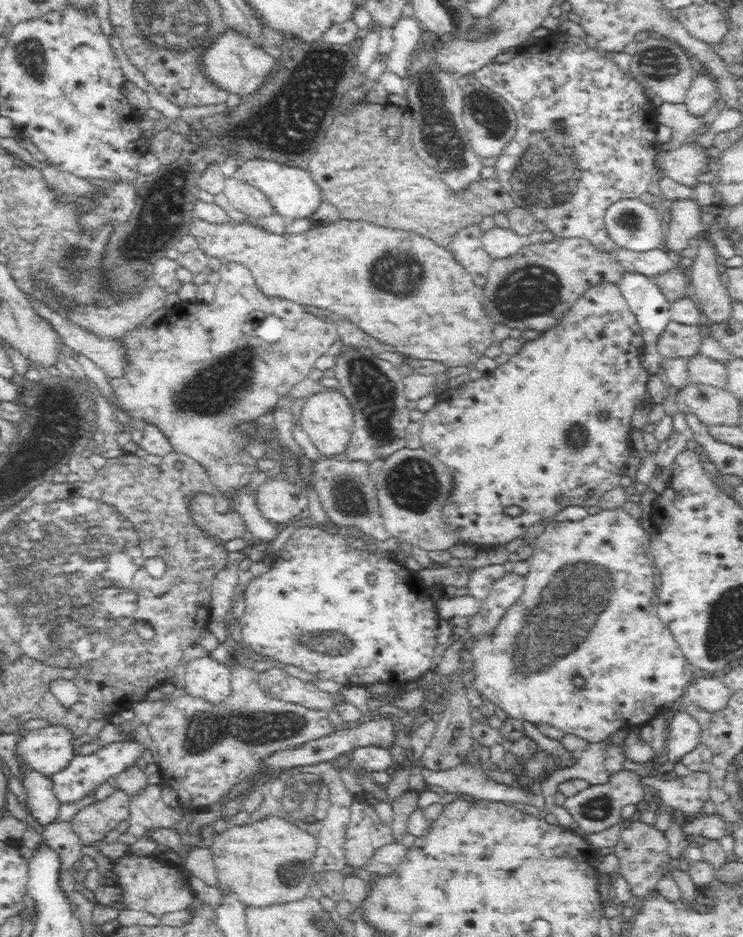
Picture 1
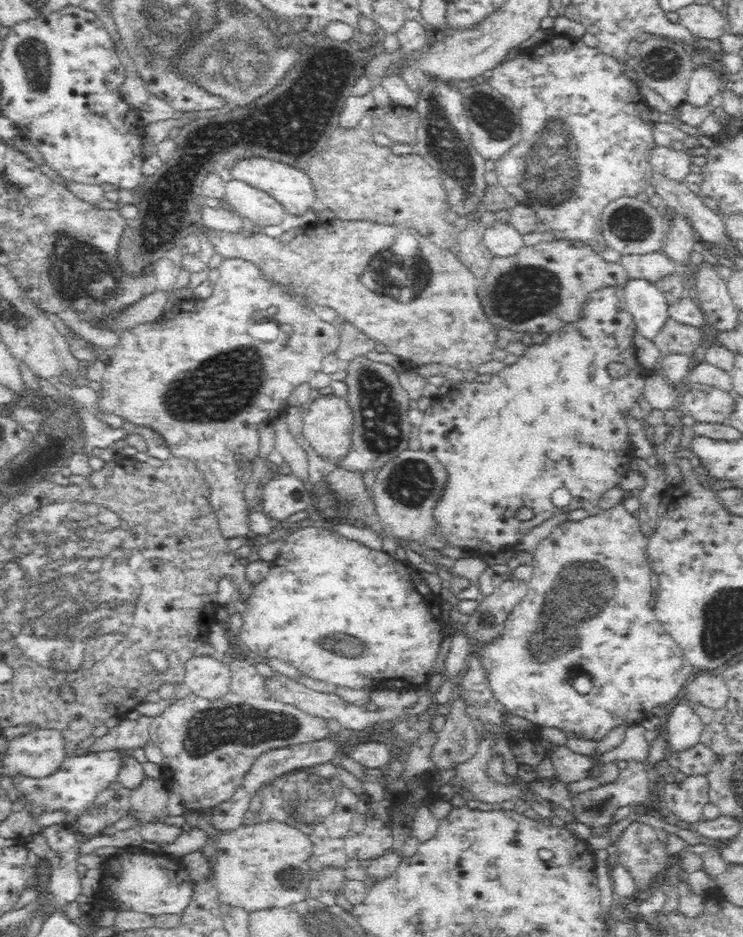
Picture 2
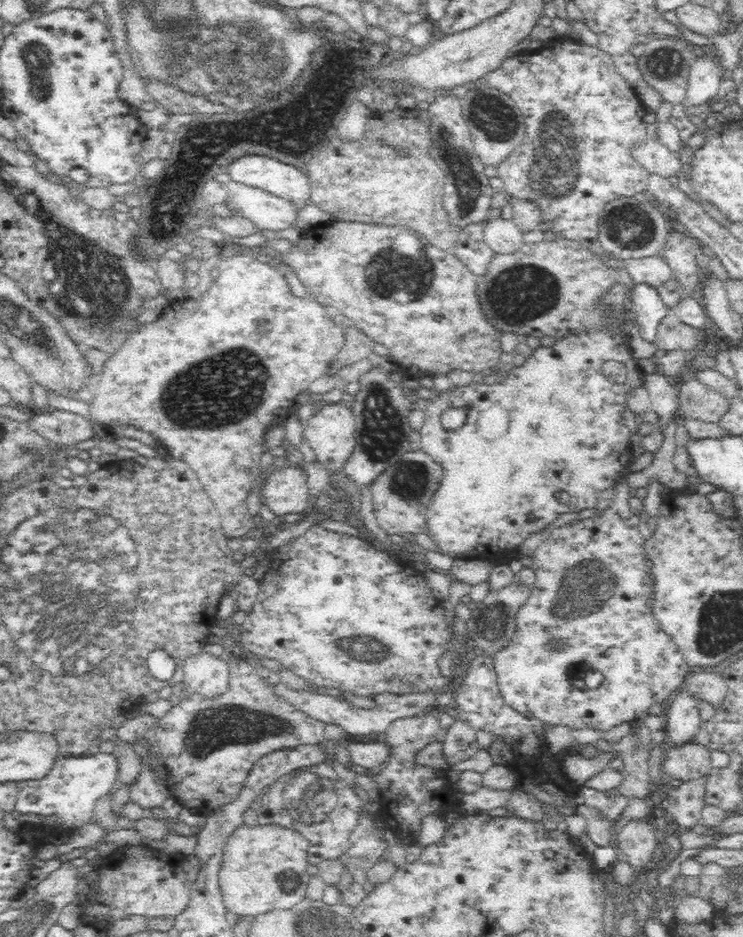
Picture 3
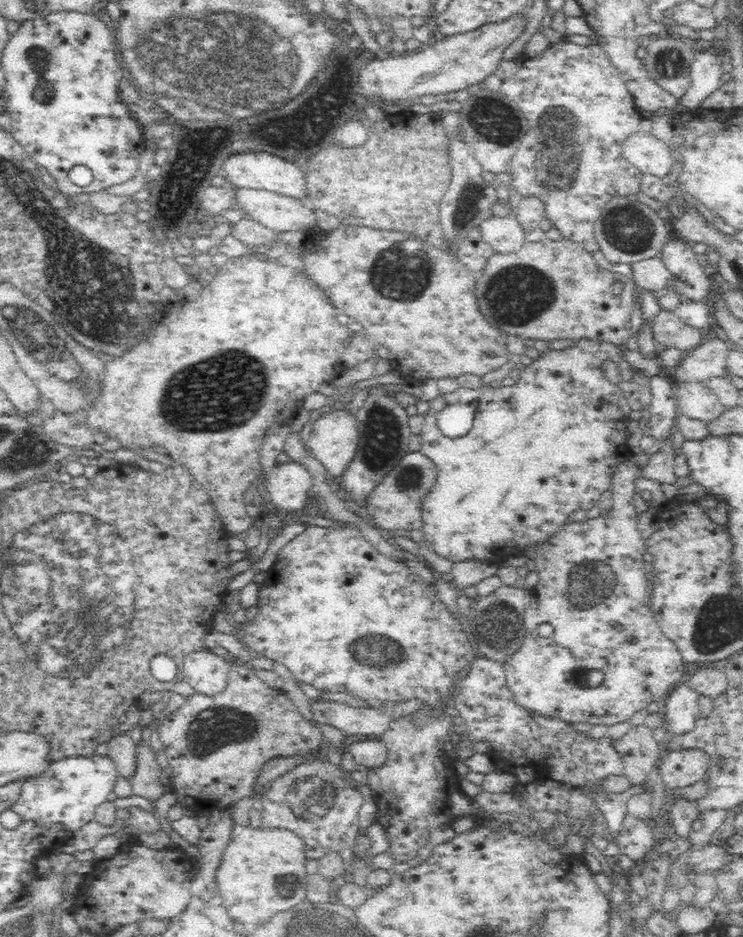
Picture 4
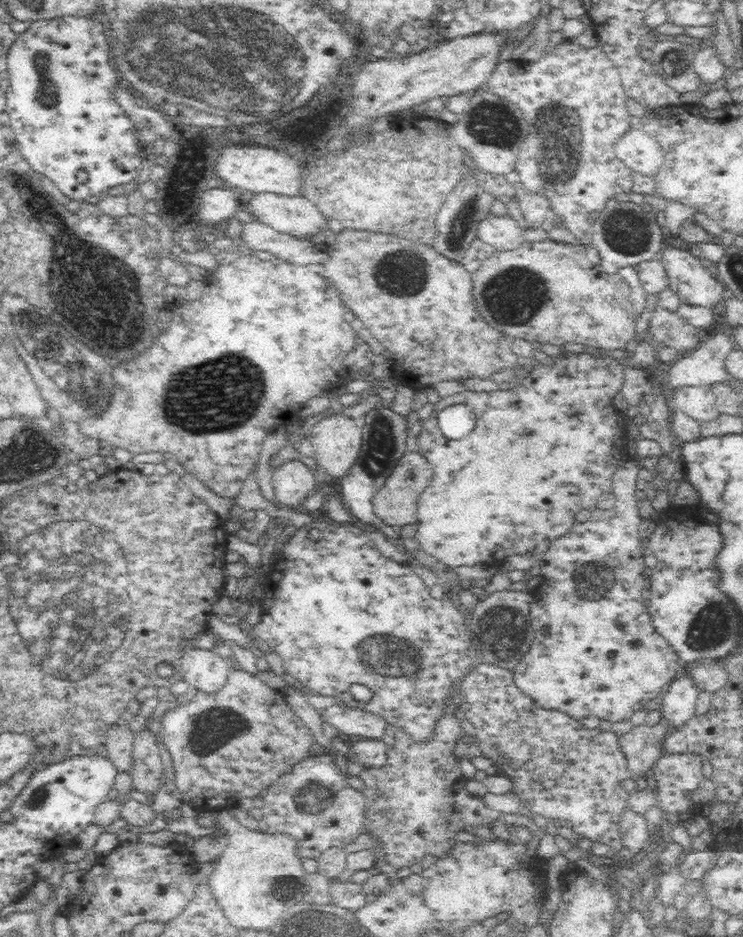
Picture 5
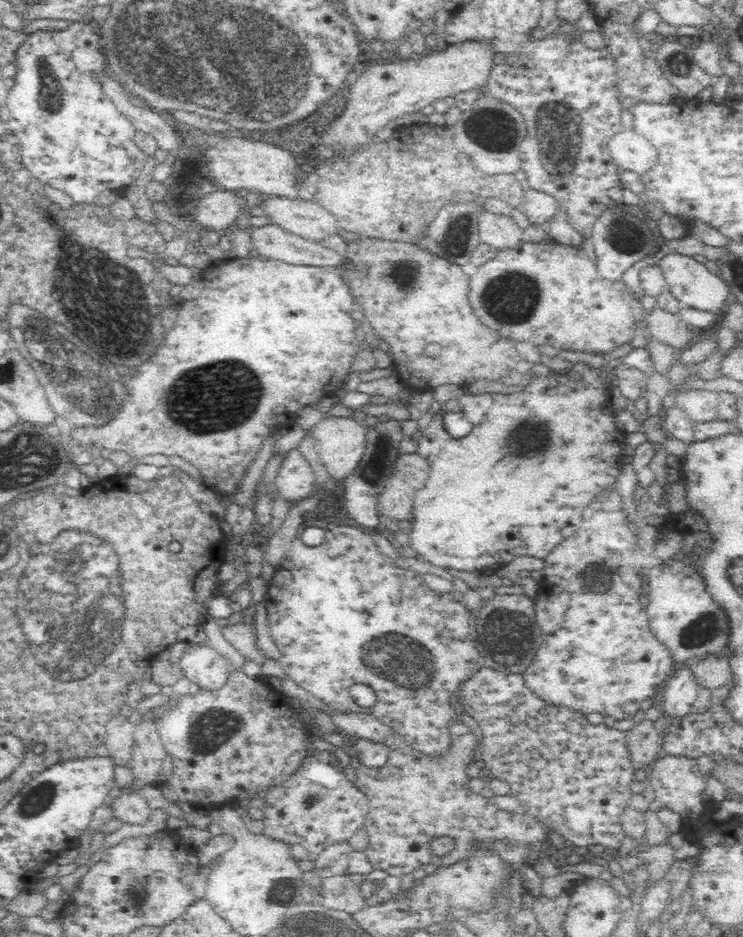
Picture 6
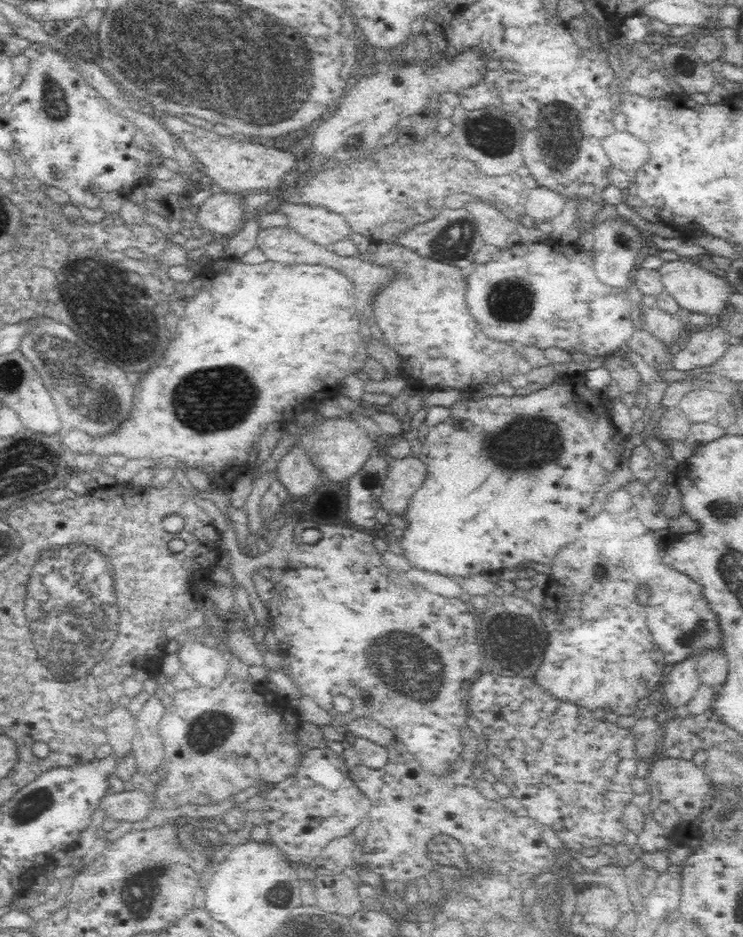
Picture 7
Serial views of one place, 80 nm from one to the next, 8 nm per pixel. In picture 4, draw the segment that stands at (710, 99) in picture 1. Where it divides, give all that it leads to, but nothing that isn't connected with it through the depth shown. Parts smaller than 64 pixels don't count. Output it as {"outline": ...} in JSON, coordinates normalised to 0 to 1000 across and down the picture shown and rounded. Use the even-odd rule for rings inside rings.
{"outline":[[[938,55],[929,69],[931,90],[917,104],[914,110],[926,116],[937,116],[960,98],[962,98],[972,83],[972,74],[976,73],[968,58]]]}

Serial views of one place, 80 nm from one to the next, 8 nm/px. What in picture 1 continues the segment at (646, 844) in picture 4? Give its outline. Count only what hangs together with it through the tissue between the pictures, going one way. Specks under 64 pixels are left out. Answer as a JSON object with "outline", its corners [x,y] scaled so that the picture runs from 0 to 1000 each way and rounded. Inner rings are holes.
{"outline":[[[860,876],[844,877],[833,898],[826,903],[828,912],[833,917],[832,927],[851,943],[855,958],[865,959],[883,950],[884,941],[902,933],[902,909],[898,907],[895,891],[880,880]],[[843,926],[843,928],[840,928]]]}

